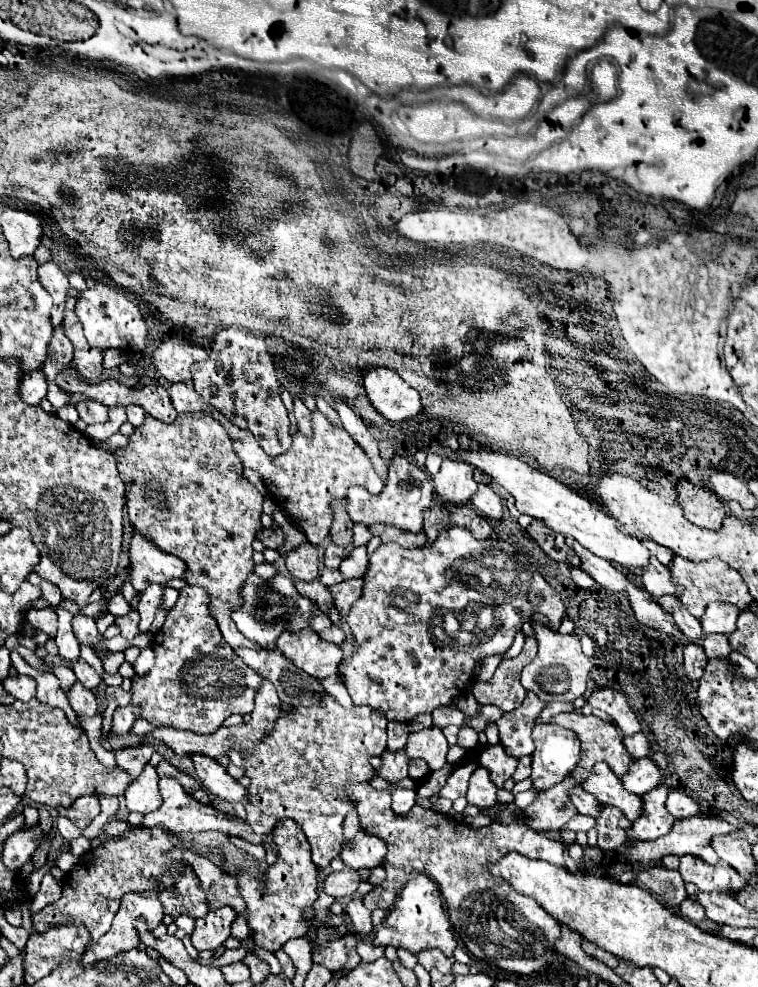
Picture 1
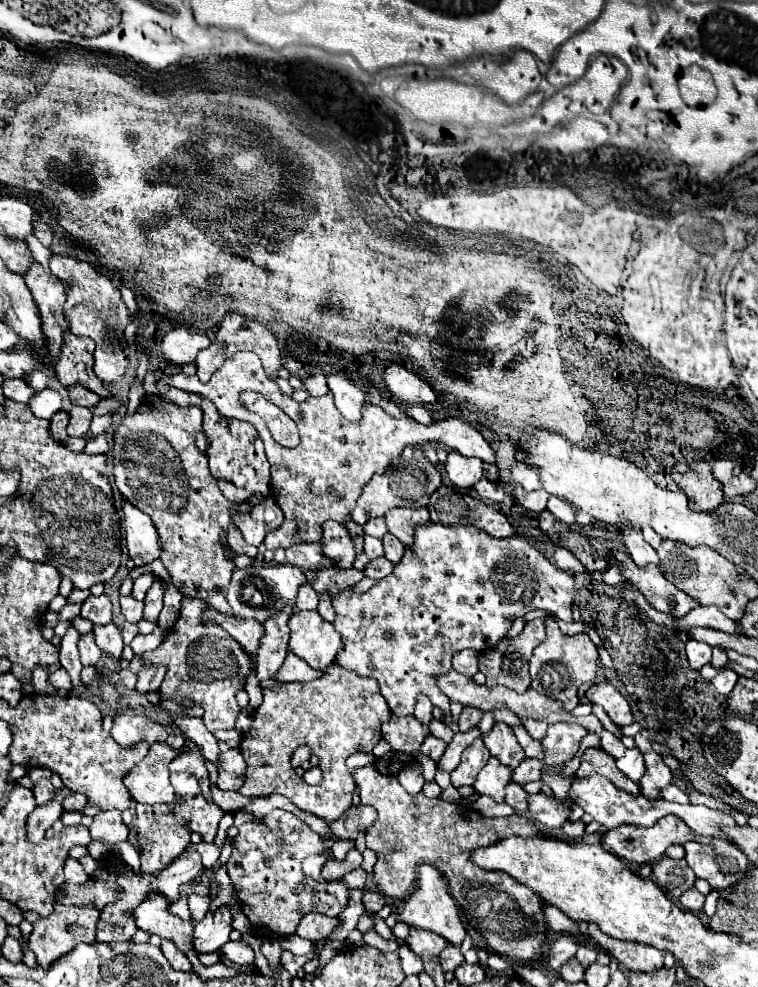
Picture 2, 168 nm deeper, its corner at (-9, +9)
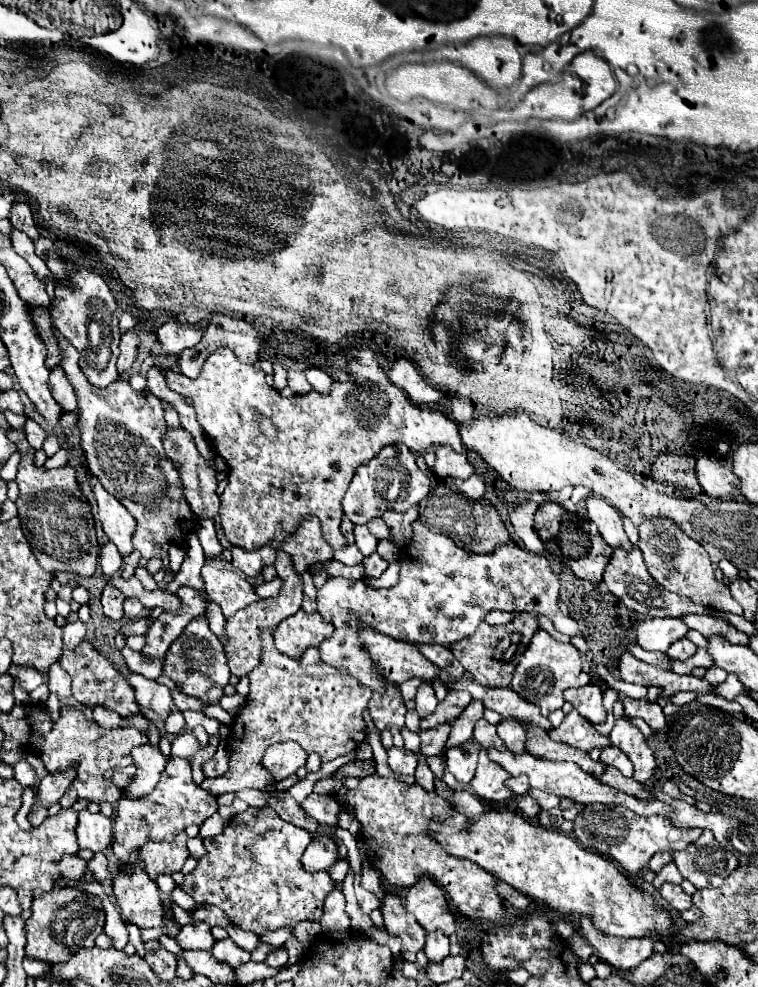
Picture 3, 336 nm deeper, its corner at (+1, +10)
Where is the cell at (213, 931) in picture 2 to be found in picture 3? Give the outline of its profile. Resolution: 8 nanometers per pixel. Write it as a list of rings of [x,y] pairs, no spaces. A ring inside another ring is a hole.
[[[194,921],[194,923],[188,923],[180,929],[180,933],[176,935],[176,943],[184,949],[184,951],[210,951],[212,945],[214,945],[214,937],[210,933],[210,925],[206,923],[200,923],[200,921]]]

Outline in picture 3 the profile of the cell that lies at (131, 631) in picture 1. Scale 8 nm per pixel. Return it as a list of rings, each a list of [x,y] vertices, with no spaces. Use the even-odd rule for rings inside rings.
[[[106,585],[104,591],[102,591],[102,597],[100,597],[104,615],[106,615],[108,619],[112,619],[112,621],[120,621],[120,619],[122,619],[122,603],[124,603],[124,599],[126,599],[126,597],[124,597],[118,589]]]

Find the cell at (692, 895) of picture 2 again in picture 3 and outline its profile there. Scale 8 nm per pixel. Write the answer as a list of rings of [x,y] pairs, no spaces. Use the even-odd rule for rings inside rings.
[[[664,883],[660,889],[662,899],[676,911],[686,911],[692,907],[692,899],[682,891],[680,885],[672,885],[672,883]]]

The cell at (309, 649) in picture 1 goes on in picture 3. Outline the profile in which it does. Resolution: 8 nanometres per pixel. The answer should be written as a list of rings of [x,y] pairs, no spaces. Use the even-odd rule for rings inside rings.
[[[294,613],[292,617],[280,621],[274,629],[274,647],[288,655],[290,659],[300,659],[304,649],[320,645],[332,635],[334,627],[326,623],[320,613]]]

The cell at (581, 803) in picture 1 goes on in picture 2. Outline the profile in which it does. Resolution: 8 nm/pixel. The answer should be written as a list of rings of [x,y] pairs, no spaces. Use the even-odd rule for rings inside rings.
[[[558,722],[550,724],[546,736],[542,738],[542,748],[544,748],[544,766],[548,772],[562,776],[564,766],[574,758],[574,754],[580,748],[580,740],[588,732],[580,724],[568,724],[568,722]]]

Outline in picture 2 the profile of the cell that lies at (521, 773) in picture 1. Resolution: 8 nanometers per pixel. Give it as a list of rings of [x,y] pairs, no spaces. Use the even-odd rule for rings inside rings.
[[[526,758],[522,760],[514,772],[512,772],[512,780],[518,782],[518,784],[526,784],[526,782],[534,782],[534,780],[540,780],[542,778],[542,764],[538,758]]]

